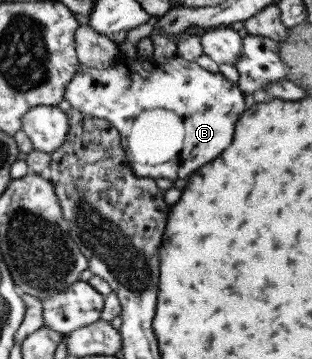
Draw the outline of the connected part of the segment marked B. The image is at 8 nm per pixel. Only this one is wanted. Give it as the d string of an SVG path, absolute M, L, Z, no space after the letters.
M119 55L109 68L97 69L83 66L78 61L73 78L65 84L62 99L67 101L71 108L79 110L84 115L105 119L112 127L117 129L121 137L129 135L133 119L142 111L149 111L149 109L171 111L173 115L177 115L179 123L183 125L181 127L183 129L181 147L175 151L175 157L167 157L165 161L157 163L153 159L153 163L139 163L143 167L139 167L139 171L133 171L133 175L137 175L137 177L187 179L195 169L199 169L205 161L211 161L213 157L217 157L231 143L235 123L245 111L244 95L243 92L239 91L236 83L225 79L222 74L209 73L209 71L199 67L195 61L187 61L177 55L165 58L161 62L152 58L149 60L143 60L141 57L130 59L127 56Z

